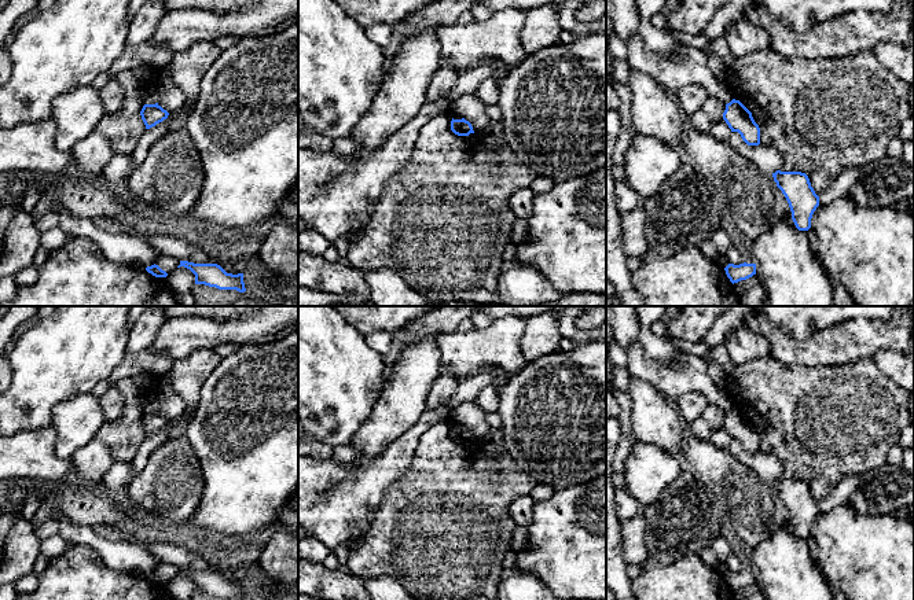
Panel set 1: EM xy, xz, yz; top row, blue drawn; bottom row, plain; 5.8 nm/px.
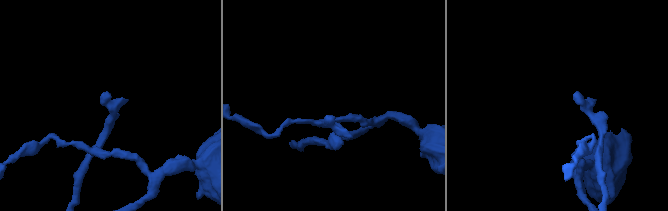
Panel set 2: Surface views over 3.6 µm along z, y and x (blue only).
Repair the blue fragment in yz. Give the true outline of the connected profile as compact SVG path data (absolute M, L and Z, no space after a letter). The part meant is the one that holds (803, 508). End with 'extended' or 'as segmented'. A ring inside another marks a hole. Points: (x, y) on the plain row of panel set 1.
M777 478L772 485L789 511L796 535L808 538L812 522L819 514L819 504L811 494L808 483L801 479Z; as segmented

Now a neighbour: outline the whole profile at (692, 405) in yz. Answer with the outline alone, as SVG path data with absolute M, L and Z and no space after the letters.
M691 391L684 394L675 405L680 417L690 424L693 420L701 417L704 411L709 405L705 394L700 391Z

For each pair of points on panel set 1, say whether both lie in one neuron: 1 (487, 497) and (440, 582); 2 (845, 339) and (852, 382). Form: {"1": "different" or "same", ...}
{"1": "same", "2": "different"}

